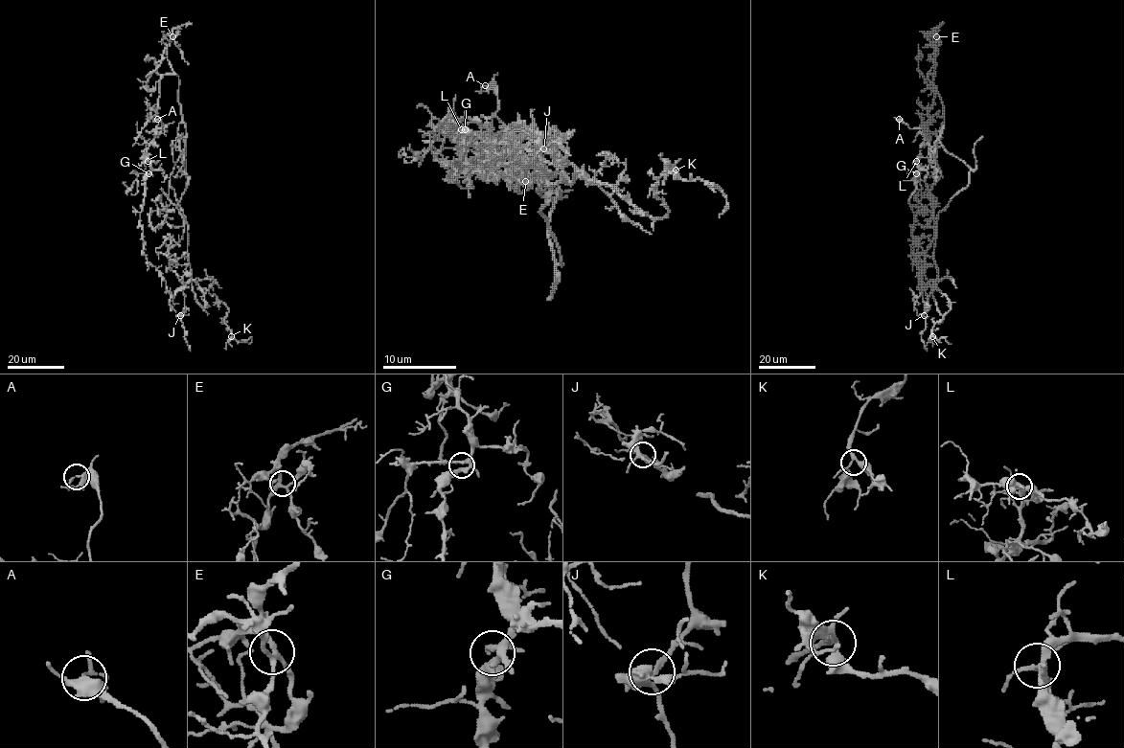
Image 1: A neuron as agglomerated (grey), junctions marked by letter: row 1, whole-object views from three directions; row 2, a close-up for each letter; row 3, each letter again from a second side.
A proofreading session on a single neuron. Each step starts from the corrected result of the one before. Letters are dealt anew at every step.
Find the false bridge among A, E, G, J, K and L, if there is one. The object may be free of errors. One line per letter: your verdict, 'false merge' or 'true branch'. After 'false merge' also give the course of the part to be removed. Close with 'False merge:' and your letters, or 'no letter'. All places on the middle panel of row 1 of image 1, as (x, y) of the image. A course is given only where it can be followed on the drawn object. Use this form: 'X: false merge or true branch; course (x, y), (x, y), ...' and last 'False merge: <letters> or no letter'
A: true branch
E: true branch
G: true branch
J: true branch
K: true branch
L: true branch
False merge: no letter

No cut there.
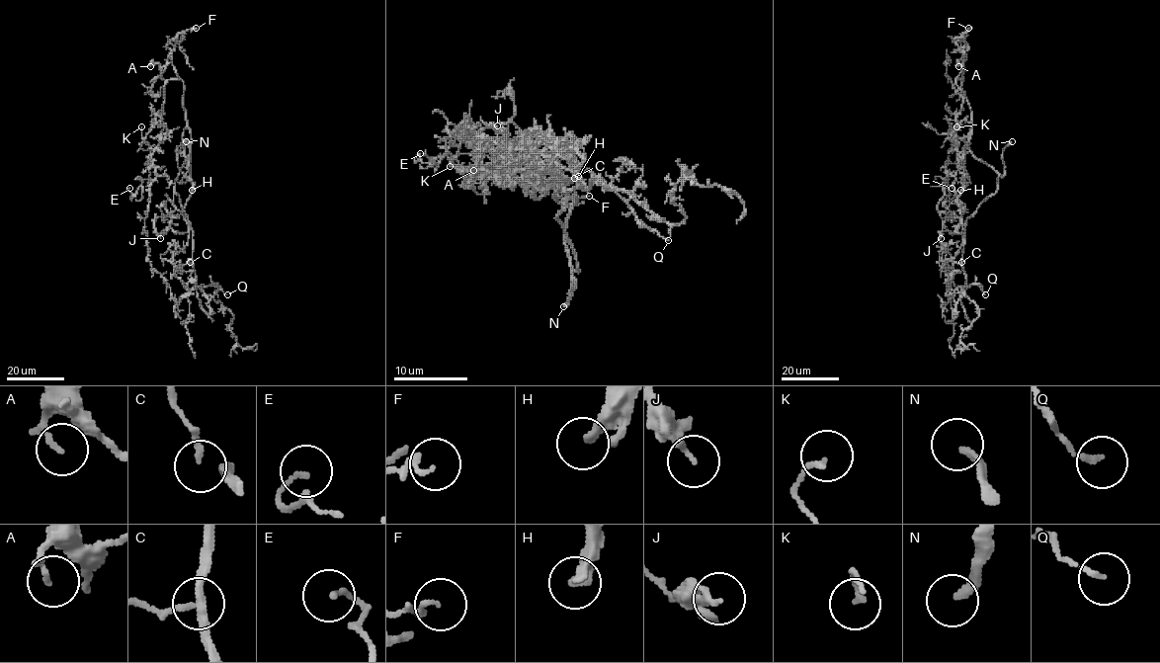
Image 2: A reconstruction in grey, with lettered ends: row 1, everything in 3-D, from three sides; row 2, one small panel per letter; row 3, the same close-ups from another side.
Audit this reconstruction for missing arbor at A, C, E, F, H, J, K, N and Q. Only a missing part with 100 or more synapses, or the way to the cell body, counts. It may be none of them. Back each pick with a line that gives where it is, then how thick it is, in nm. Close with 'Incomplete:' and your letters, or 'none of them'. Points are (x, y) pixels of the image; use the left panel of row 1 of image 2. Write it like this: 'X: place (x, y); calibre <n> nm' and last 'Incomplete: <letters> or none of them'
N: place (186, 141); calibre 240 nm
Incomplete: N

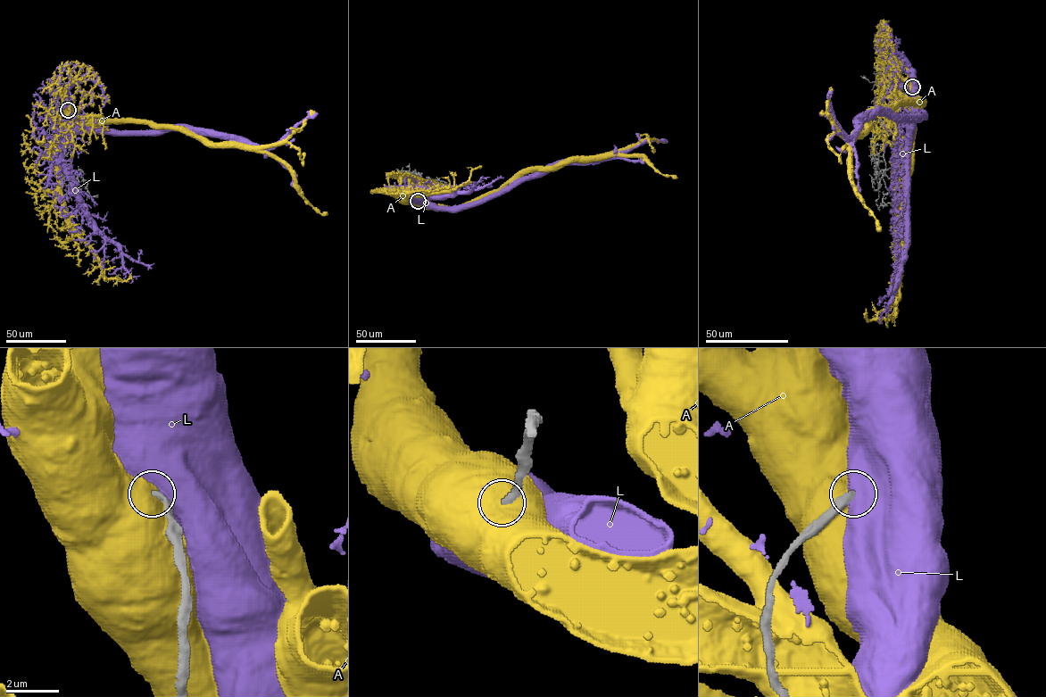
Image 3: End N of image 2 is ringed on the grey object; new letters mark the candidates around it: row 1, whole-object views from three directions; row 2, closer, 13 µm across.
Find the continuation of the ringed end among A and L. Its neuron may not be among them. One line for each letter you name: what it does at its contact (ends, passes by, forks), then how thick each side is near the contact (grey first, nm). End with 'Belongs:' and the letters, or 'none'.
Belongs: none

